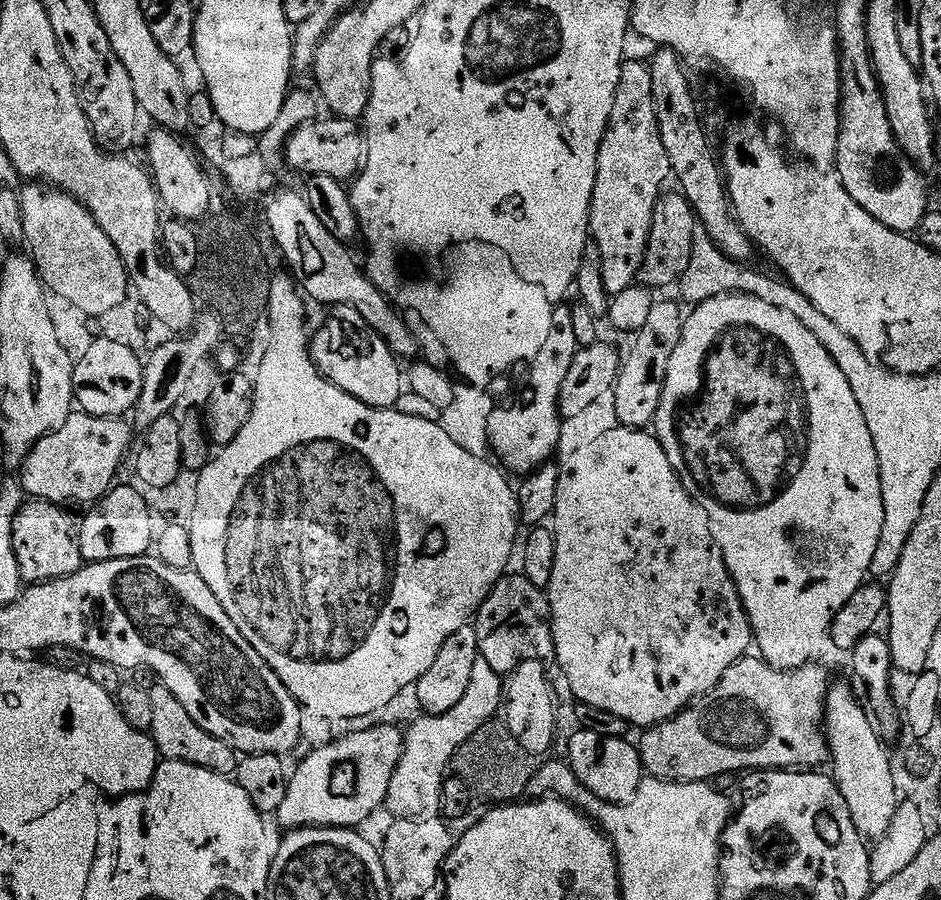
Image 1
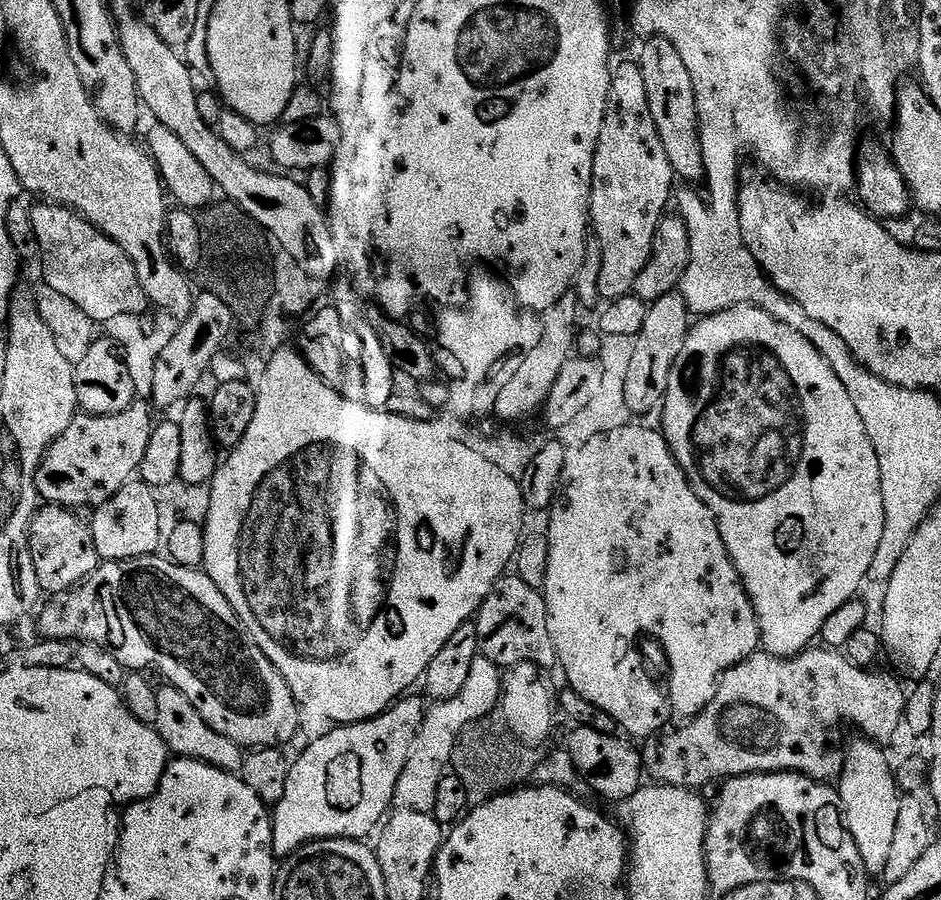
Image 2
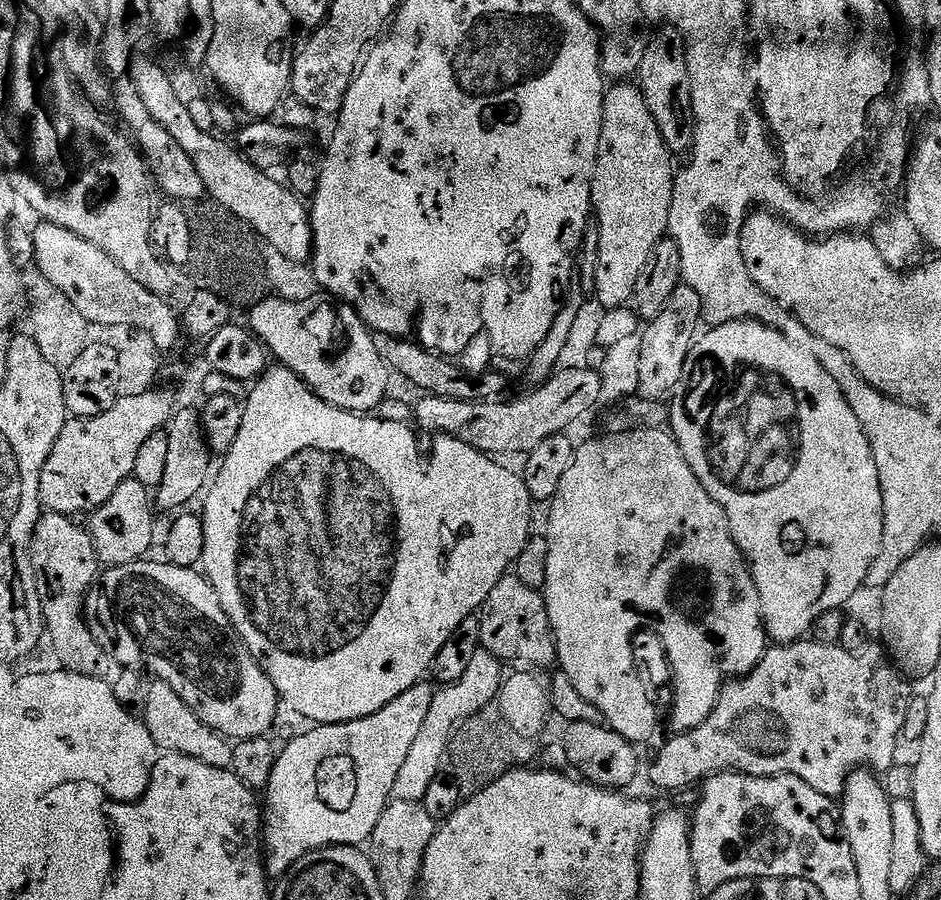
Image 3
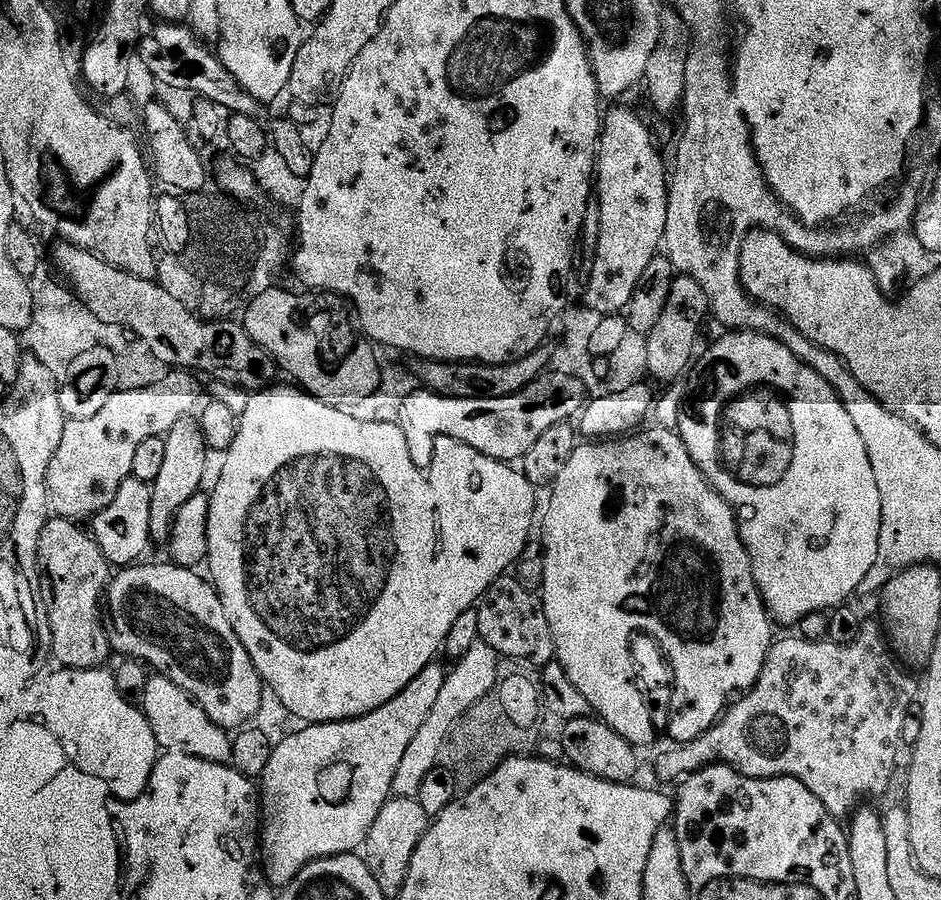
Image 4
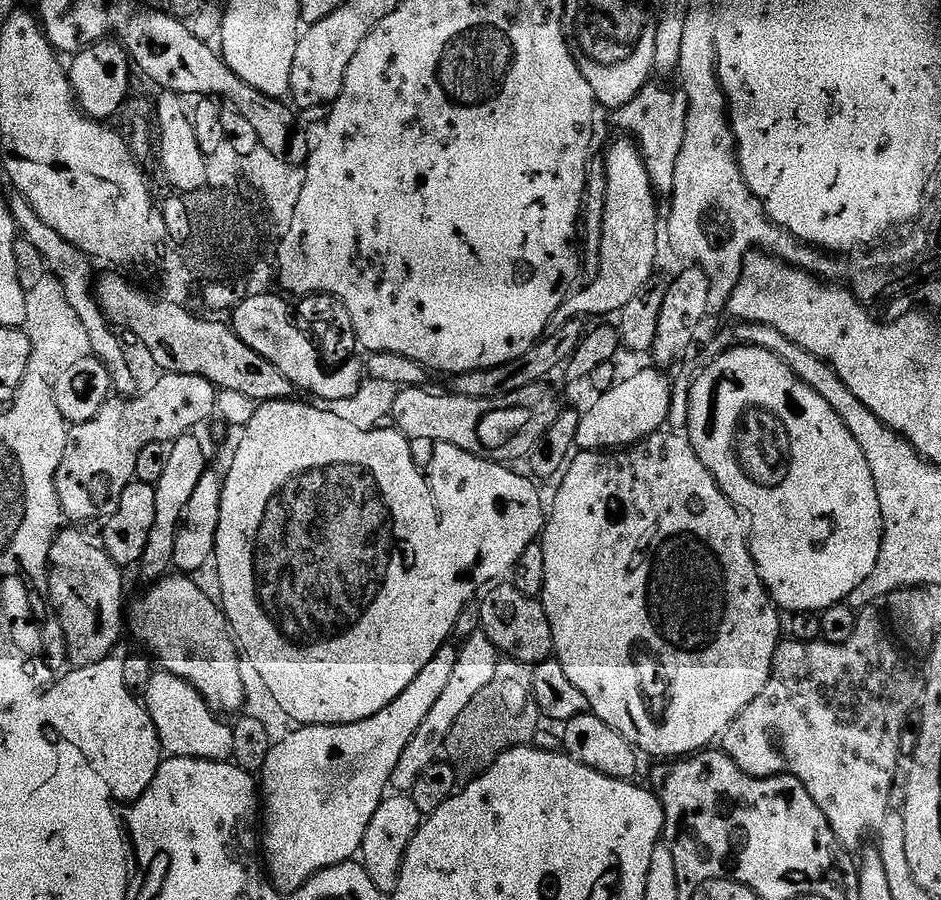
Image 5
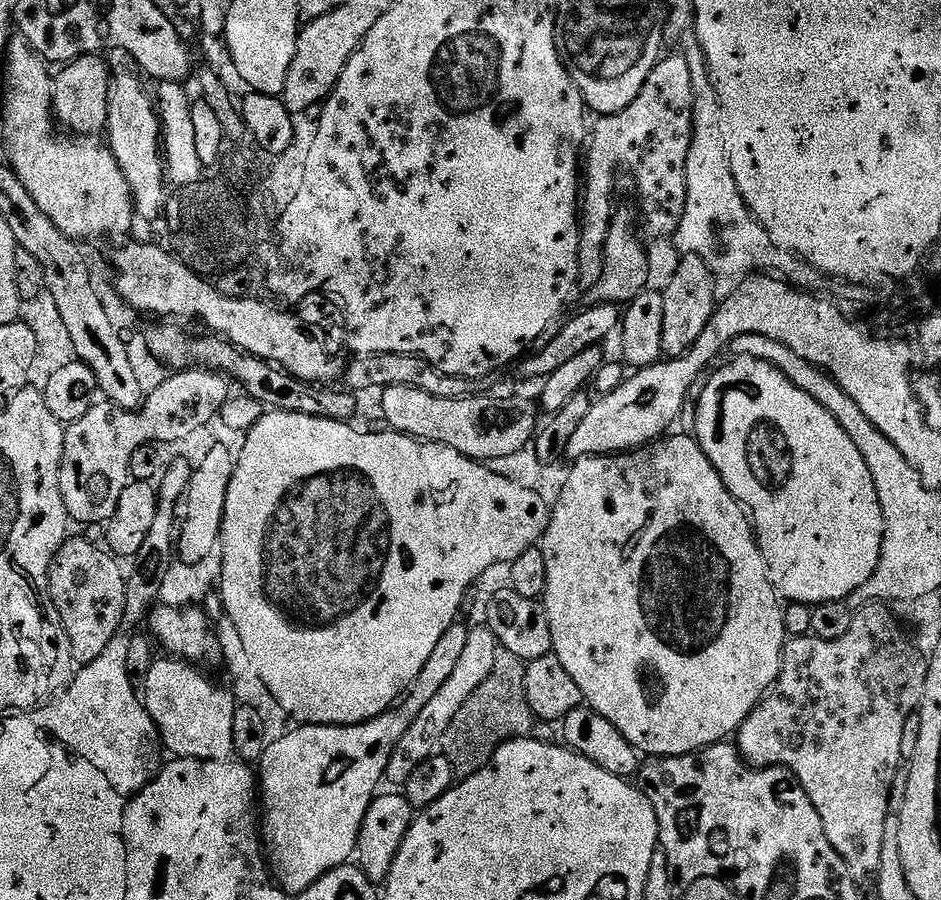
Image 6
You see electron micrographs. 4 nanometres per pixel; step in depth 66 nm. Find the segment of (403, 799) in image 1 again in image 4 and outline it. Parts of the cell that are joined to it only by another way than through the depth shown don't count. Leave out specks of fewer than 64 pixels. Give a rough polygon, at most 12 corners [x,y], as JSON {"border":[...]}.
{"border":[[483,642],[455,661],[430,718],[394,774],[415,797],[441,763],[458,718],[496,685],[501,657]]}

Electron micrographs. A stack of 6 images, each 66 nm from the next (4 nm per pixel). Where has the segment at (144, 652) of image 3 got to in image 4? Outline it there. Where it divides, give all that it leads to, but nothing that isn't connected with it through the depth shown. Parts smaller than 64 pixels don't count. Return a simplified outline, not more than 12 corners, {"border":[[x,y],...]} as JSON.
{"border":[[124,566],[113,653],[174,682],[216,725],[266,685],[200,572]]}

